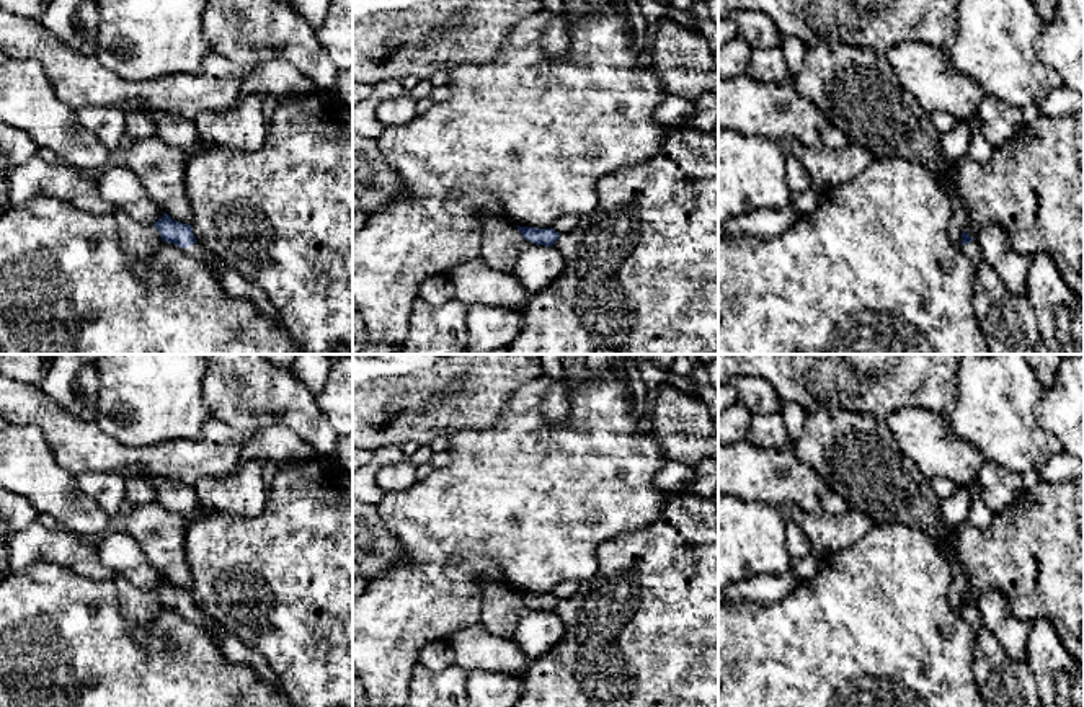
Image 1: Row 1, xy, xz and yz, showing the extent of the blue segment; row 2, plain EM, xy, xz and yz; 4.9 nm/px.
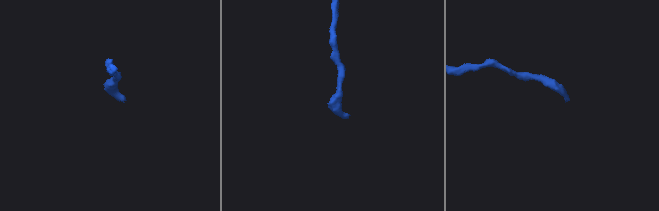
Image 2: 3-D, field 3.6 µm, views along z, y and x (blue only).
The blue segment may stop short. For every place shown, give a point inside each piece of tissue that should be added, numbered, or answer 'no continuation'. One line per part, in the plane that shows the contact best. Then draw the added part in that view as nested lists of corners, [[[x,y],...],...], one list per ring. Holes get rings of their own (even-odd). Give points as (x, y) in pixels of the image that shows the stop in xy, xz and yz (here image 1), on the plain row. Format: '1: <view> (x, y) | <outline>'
1: xy (196, 616) | [[[196,607],[191,612],[180,614],[180,616],[184,620],[188,620],[201,629],[206,629],[212,635],[214,642],[219,647],[222,647],[222,638],[217,635],[217,622],[212,617],[209,617],[206,612],[202,612],[201,609]]]

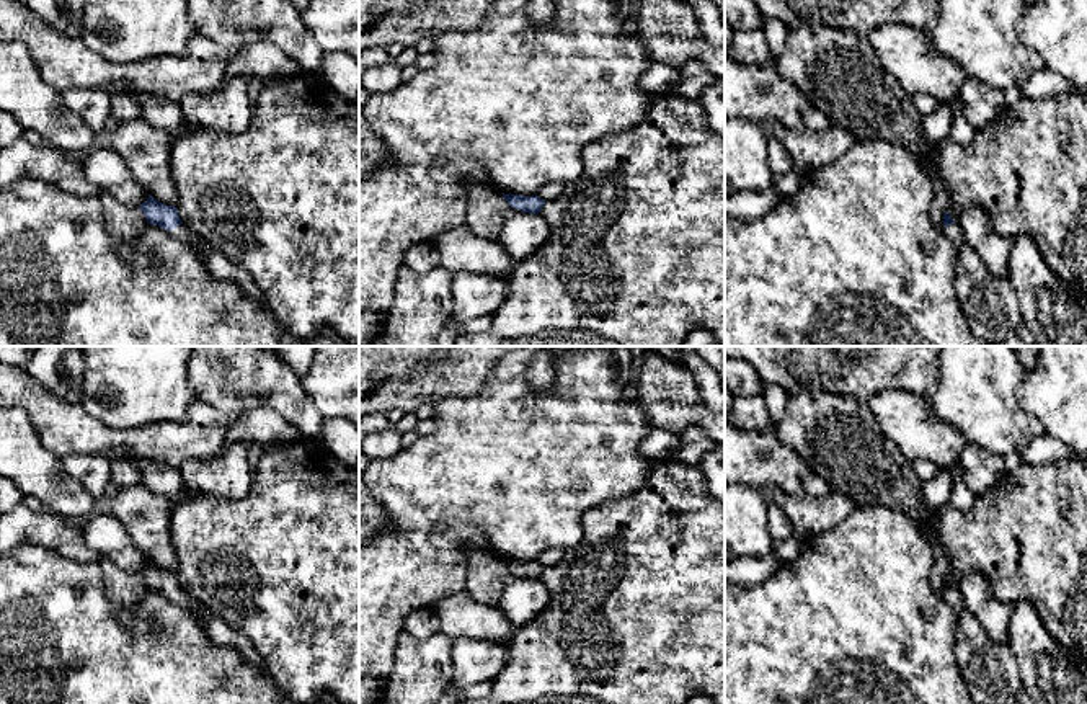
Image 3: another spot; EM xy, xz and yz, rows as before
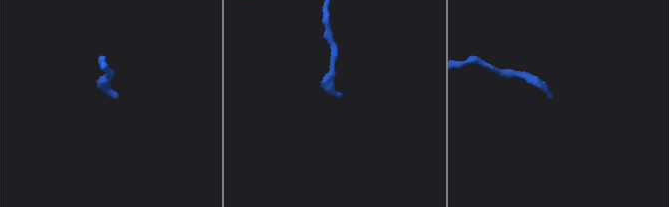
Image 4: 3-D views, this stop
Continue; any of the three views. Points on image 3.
1: xy (181, 598) | [[[181,590],[176,595],[165,596],[165,598],[170,603],[173,603],[186,611],[191,611],[197,617],[199,624],[204,629],[207,629],[207,621],[202,617],[202,604],[197,599],[194,599],[191,595],[188,595],[186,591]]]

